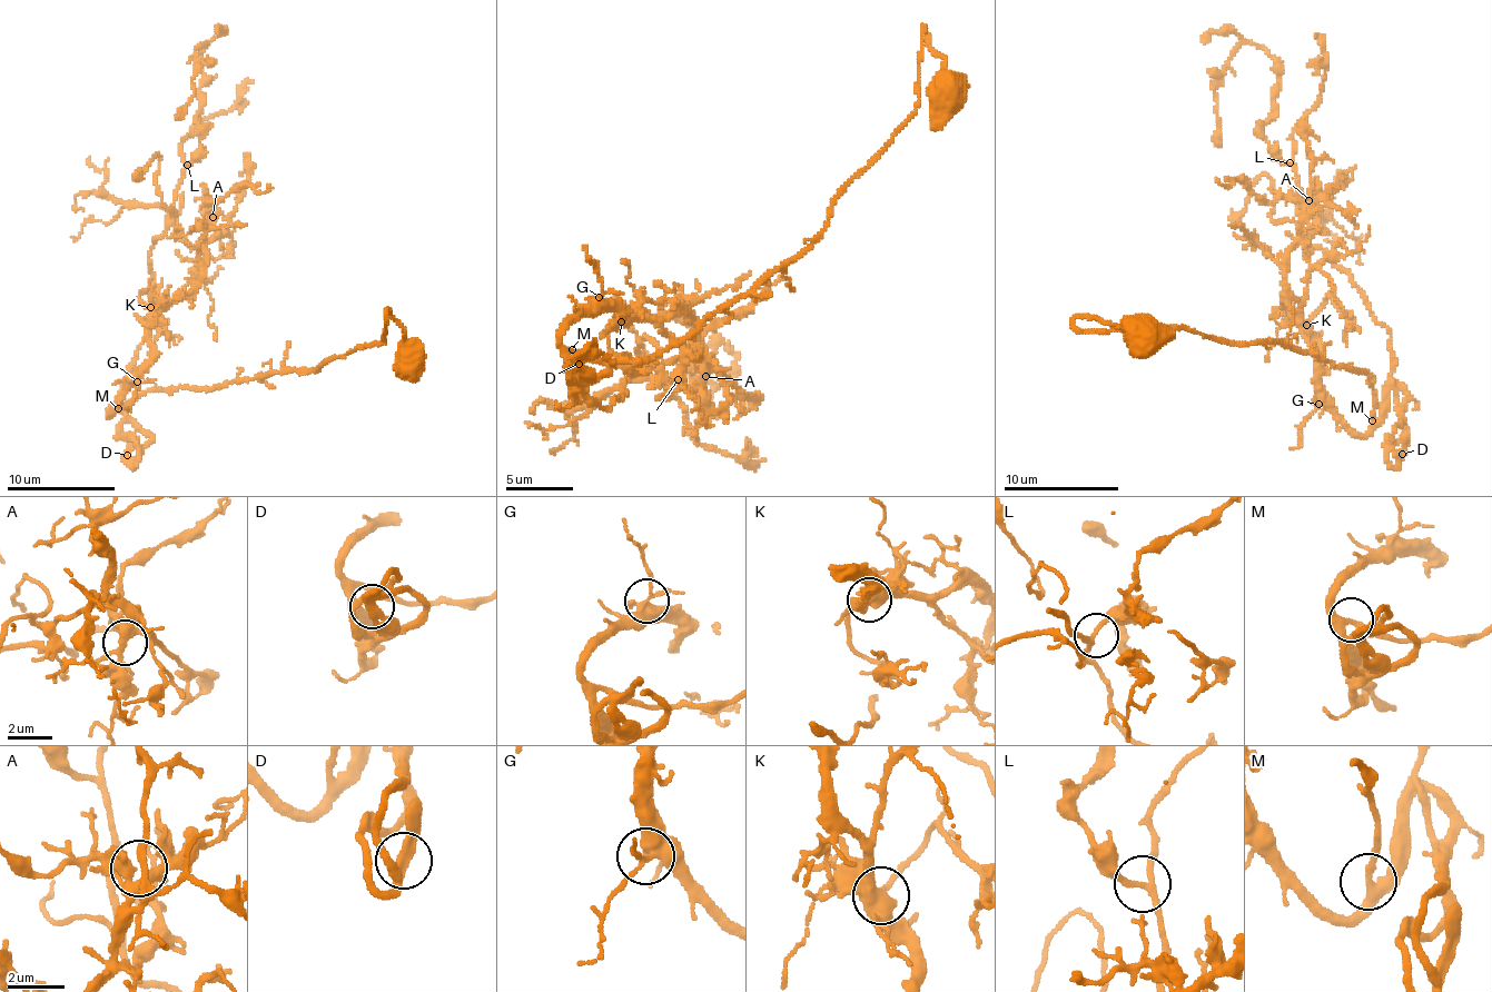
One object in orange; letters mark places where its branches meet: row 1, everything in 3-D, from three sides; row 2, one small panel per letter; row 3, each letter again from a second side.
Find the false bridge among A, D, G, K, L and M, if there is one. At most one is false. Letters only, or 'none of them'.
none of them

